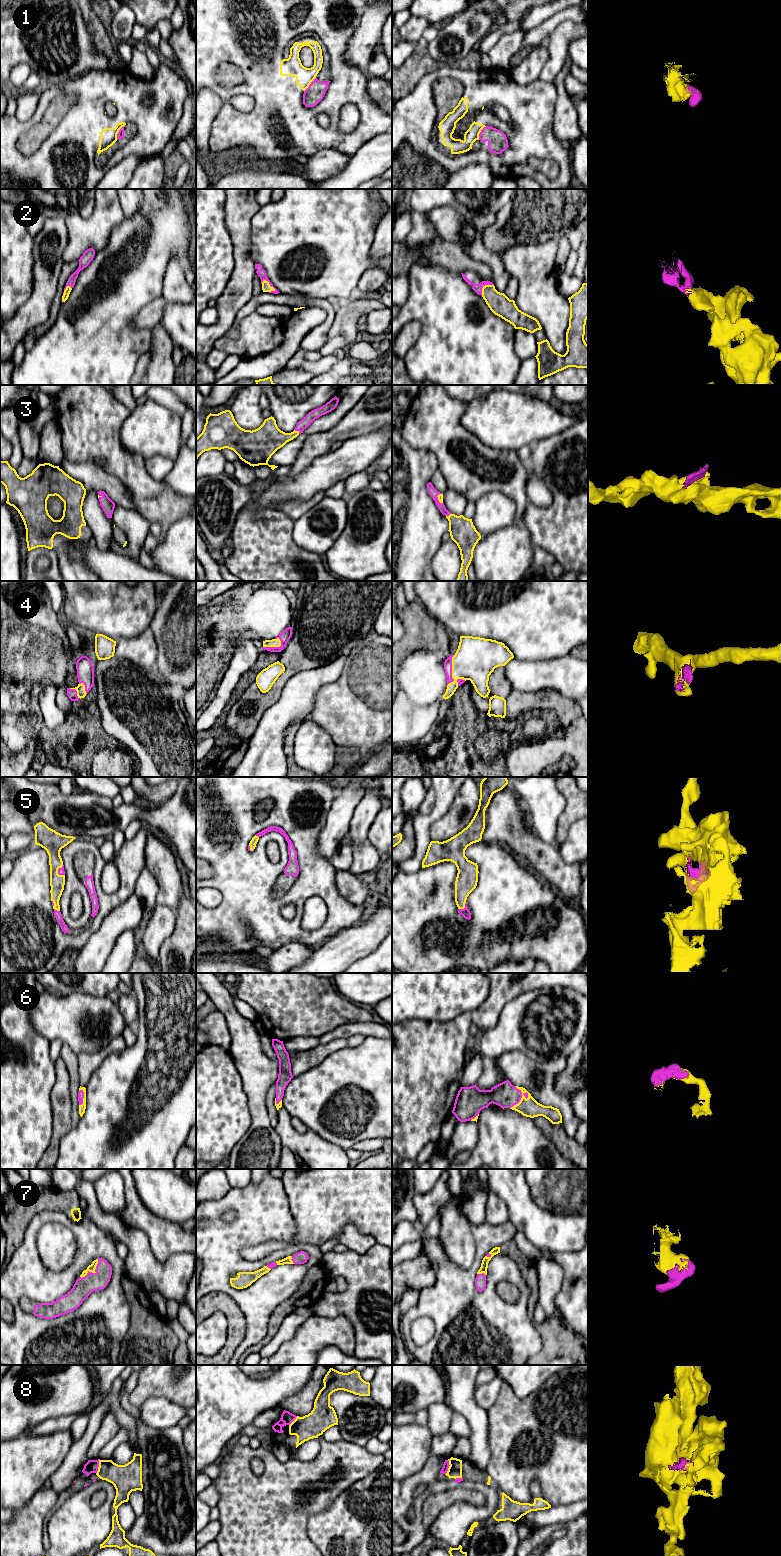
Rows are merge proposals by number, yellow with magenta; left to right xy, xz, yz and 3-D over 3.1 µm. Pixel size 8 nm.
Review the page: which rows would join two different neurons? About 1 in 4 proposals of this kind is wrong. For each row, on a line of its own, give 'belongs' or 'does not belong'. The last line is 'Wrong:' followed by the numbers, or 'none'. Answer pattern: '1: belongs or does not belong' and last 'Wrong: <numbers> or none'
1: does not belong
2: belongs
3: belongs
4: belongs
5: belongs
6: belongs
7: belongs
8: belongs
Wrong: 1

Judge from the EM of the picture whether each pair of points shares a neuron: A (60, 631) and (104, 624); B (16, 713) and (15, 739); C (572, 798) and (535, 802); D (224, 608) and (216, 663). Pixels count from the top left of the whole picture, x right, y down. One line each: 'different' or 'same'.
A: different
B: same
C: different
D: same

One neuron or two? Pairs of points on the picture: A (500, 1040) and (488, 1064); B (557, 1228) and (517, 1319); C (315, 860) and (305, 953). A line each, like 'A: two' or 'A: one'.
A: two
B: two
C: two

